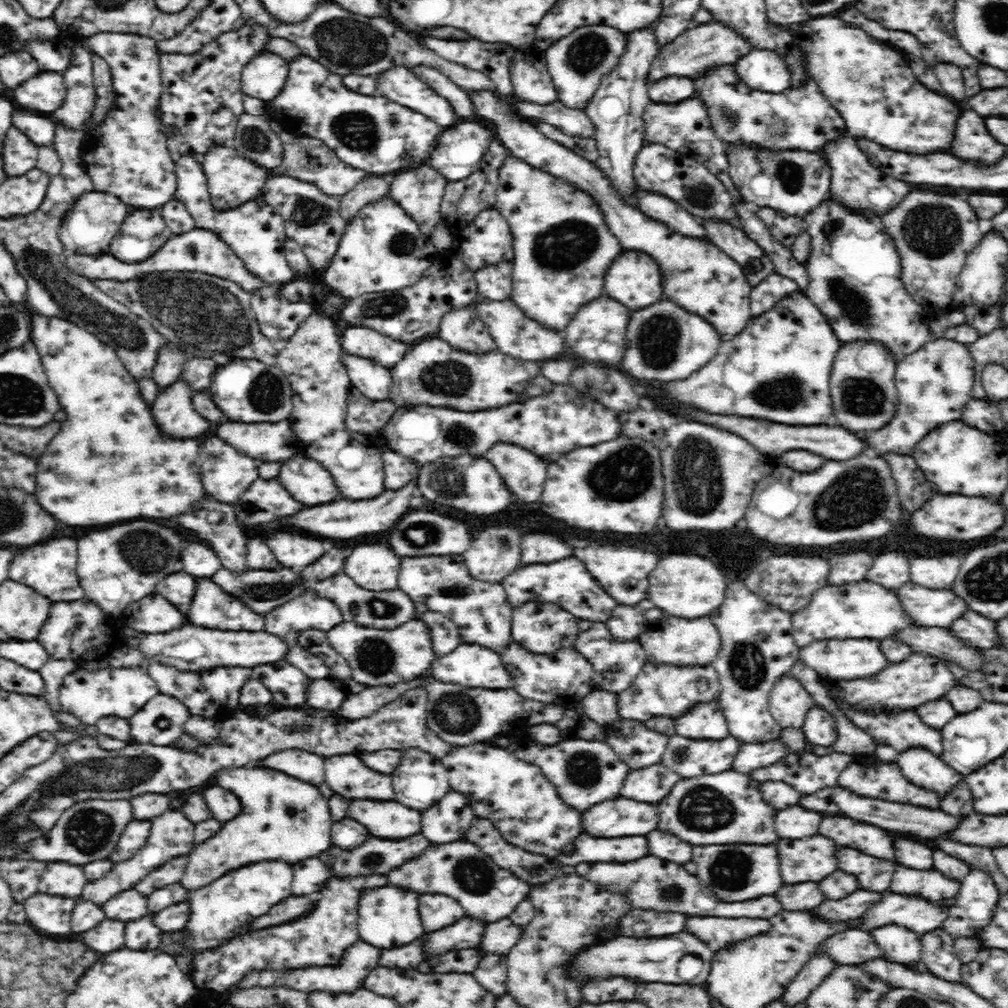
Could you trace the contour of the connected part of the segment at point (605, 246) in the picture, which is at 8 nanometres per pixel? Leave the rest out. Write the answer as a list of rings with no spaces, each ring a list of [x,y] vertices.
[[[511,154],[499,166],[498,178],[494,208],[509,223],[513,238],[511,249],[514,251],[514,290],[509,298],[520,306],[520,310],[526,310],[524,314],[528,318],[542,322],[542,326],[550,326],[550,330],[564,330],[578,312],[578,304],[593,301],[604,294],[606,272],[600,270],[608,270],[610,262],[622,254],[622,245],[605,224],[602,209],[595,198],[576,189],[569,182],[530,166]]]

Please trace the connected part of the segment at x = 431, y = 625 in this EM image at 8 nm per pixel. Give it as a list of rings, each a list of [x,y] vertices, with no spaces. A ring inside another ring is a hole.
[[[434,611],[415,615],[419,621],[424,621],[431,632],[431,648],[438,656],[450,654],[458,644],[463,643],[458,626],[446,615]]]

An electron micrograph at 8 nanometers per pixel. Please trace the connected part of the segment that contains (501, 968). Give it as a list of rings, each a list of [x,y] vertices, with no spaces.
[[[484,956],[472,974],[474,978],[478,978],[477,981],[481,983],[482,988],[498,998],[507,993],[506,968],[506,956]]]

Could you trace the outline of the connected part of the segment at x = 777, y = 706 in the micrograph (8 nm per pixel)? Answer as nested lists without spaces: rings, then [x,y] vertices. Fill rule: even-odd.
[[[783,675],[770,691],[769,712],[783,730],[802,730],[806,713],[815,705],[796,677]]]

